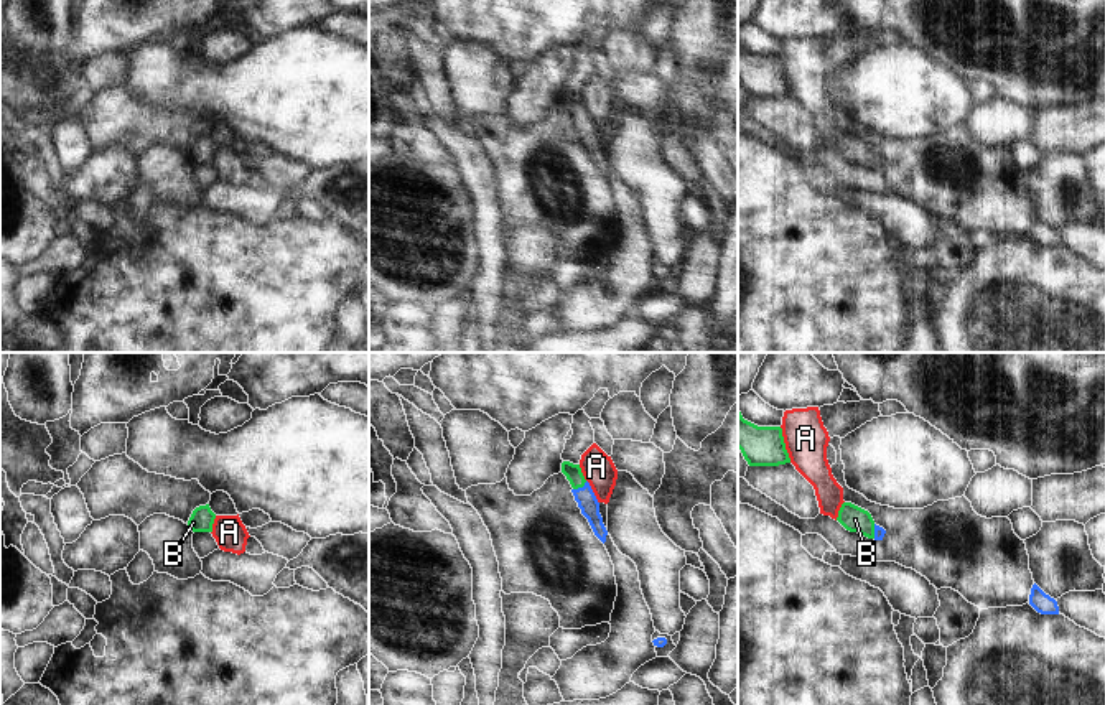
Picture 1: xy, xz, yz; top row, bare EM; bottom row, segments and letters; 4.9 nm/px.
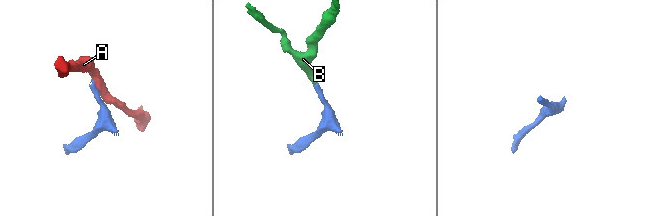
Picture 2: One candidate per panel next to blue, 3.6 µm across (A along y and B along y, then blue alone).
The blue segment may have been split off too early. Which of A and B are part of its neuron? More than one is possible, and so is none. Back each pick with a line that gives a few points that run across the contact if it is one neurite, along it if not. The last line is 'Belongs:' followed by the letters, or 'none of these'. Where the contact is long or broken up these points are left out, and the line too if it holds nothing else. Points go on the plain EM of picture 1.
B: line xz (587, 132), (580, 119), (573, 104)
Belongs: B

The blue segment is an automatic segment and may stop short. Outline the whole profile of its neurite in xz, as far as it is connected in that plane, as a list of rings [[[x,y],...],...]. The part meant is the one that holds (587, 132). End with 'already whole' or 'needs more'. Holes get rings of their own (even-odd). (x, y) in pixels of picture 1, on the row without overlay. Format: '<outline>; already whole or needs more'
[[[563,92],[562,104],[566,107],[573,119],[571,124],[575,127],[575,132],[578,133],[578,138],[581,140],[581,145],[588,150],[594,166],[604,175],[608,161],[599,145],[599,133],[590,114],[585,110],[580,96]]]; needs more

